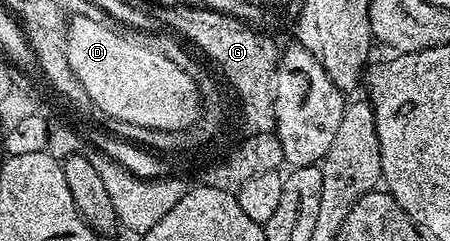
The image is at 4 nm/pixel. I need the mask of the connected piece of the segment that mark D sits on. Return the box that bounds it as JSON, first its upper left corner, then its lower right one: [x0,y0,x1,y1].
[67,16,201,133]

